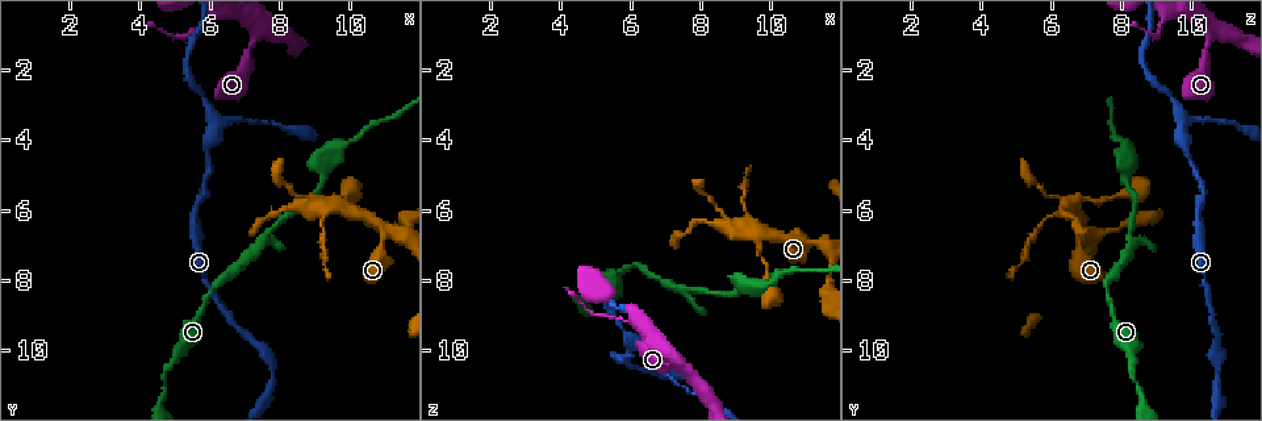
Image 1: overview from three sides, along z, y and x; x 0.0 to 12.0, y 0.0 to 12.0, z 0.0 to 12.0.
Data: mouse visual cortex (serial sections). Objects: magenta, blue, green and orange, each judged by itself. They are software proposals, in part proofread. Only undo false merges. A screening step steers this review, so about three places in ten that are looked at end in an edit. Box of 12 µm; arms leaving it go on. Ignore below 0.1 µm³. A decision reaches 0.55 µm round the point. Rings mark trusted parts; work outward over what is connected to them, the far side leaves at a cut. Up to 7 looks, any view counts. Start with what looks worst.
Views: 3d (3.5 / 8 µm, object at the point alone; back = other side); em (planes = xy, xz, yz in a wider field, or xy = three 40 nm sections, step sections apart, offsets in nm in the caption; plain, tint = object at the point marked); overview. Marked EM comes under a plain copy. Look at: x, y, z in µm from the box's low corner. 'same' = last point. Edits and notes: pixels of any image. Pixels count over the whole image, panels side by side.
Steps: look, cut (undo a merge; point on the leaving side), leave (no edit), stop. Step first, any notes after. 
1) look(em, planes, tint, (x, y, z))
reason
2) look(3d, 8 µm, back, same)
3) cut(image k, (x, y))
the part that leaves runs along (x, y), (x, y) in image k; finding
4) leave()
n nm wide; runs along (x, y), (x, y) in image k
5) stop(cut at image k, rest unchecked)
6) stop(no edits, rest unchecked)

look(3d, 3.5 µm, (7.3, 1.1, 10.5))
four arms meet

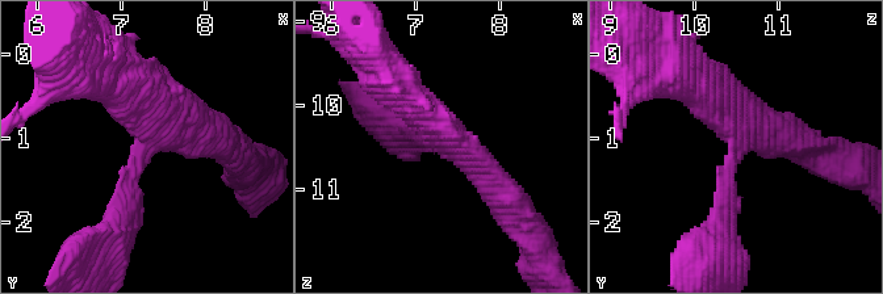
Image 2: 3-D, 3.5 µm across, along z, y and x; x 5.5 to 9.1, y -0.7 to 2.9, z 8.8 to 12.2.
look(em, xy, step 2, tint, (7.20, 1.15, 10.50))

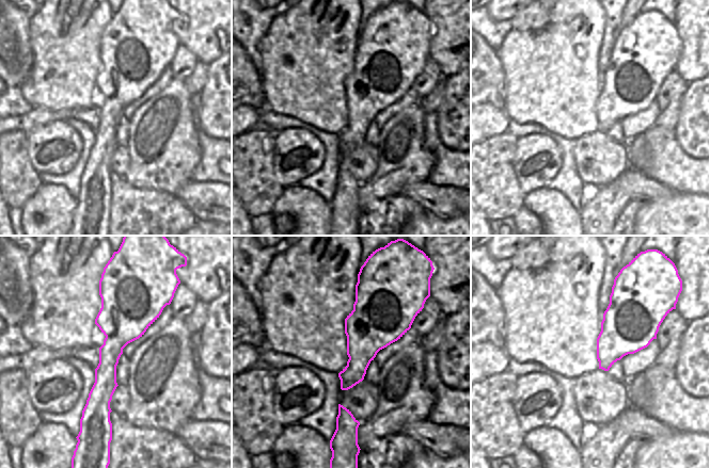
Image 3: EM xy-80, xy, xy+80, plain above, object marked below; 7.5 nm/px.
leave()
one cell here

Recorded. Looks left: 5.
look(3d, 3.5 µm, (6.1, 3.7, 9.7))
three-way junction

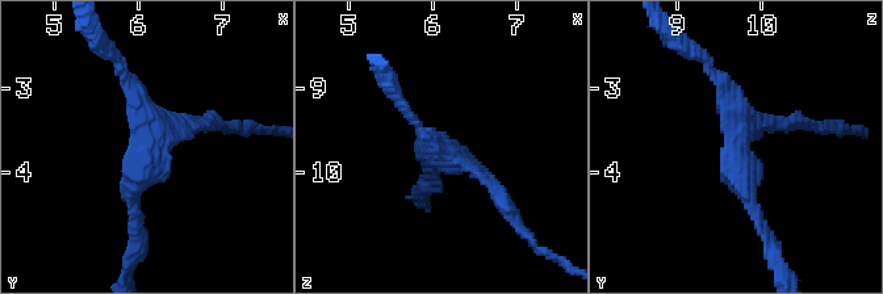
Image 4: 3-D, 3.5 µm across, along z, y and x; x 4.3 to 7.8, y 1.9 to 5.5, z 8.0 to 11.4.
look(em, xy, step 5, tint, (6.10, 3.65, 9.70))

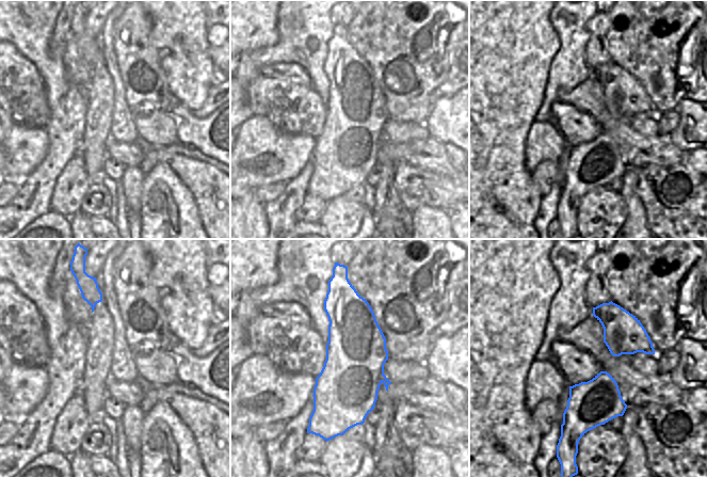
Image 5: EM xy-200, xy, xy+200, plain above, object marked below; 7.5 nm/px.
leave()
3 arms; runs along (758, 221), (708, 67) in image 4; one cell here

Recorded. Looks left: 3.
look(3d, 3.5 µm, (9.7, 5.9, 6.7))
two arms in line, one across

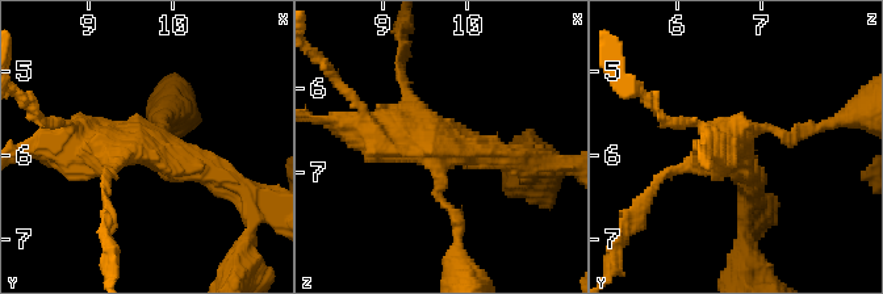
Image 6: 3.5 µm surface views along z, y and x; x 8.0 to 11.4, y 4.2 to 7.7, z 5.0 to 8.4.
look(em, planes, tint, (9.65, 5.90, 6.70))
need the tissue

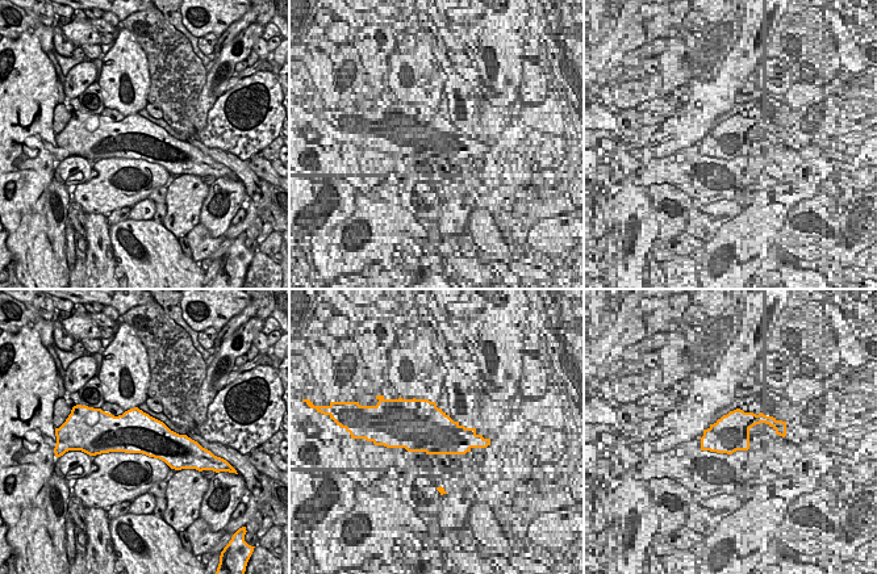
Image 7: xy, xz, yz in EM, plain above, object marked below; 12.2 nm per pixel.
look(em, xy, step 1, tint, same)

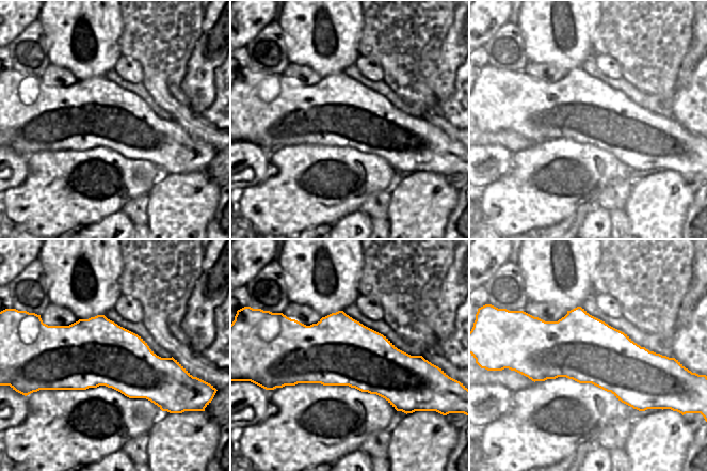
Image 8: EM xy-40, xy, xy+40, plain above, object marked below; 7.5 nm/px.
leave()
runs along (515, 160), (354, 130) in image 6; all the same cell

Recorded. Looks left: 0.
stop(no edits, rest unchecked)

